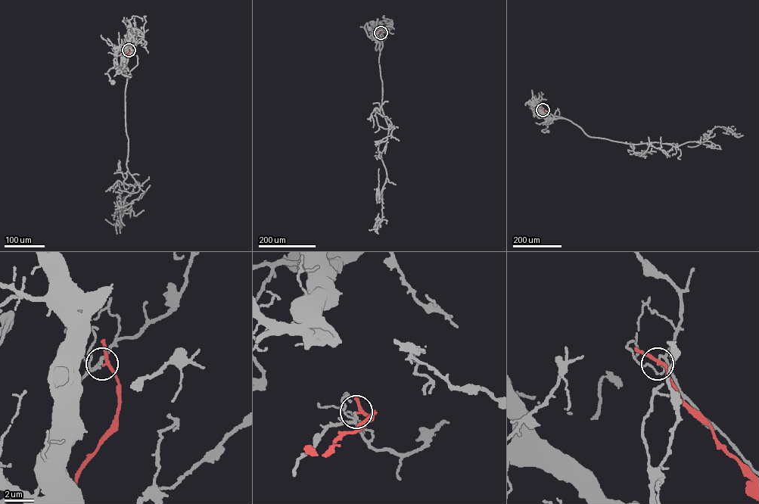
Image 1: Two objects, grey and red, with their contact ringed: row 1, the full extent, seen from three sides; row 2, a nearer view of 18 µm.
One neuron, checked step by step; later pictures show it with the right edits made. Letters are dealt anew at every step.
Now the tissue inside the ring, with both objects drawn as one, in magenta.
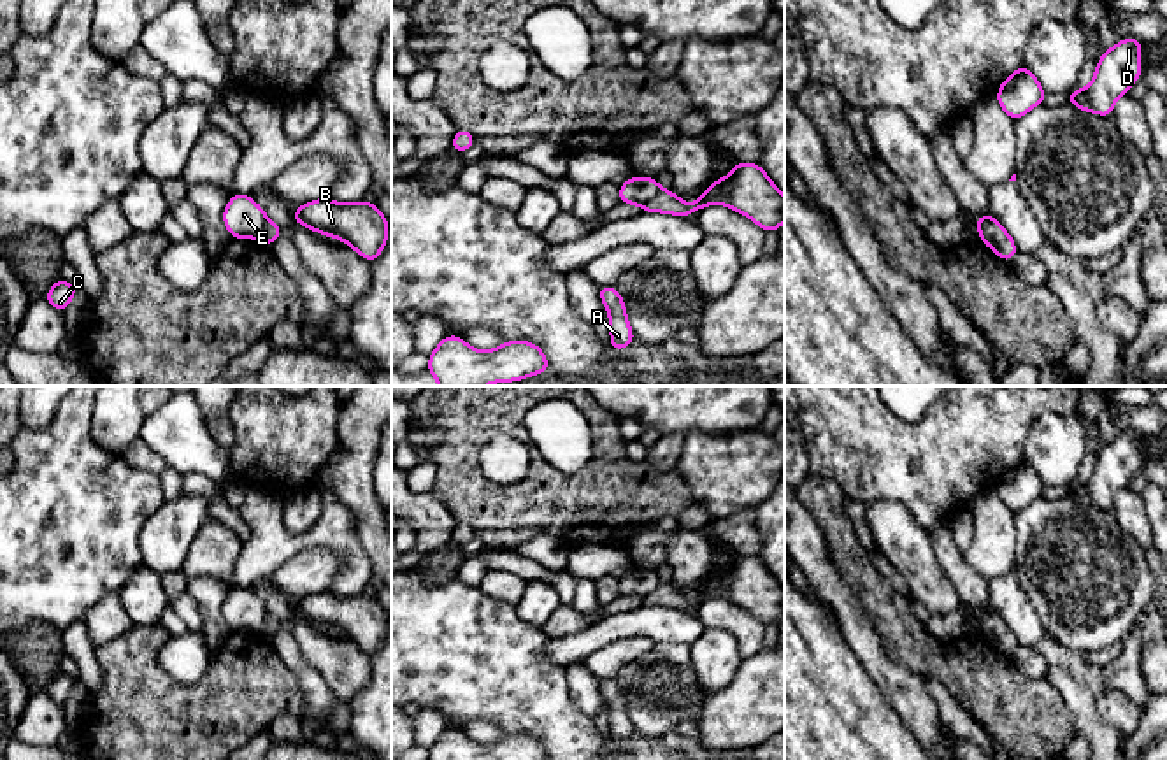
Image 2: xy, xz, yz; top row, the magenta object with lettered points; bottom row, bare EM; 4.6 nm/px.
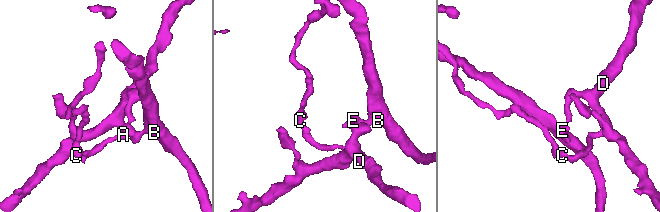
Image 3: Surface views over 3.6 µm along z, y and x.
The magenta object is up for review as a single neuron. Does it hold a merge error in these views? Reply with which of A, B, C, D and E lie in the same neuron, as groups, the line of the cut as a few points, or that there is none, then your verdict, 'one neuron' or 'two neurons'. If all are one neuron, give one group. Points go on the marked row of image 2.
A C D E / B; cut in xz along (660, 188), (641, 206); two neurons

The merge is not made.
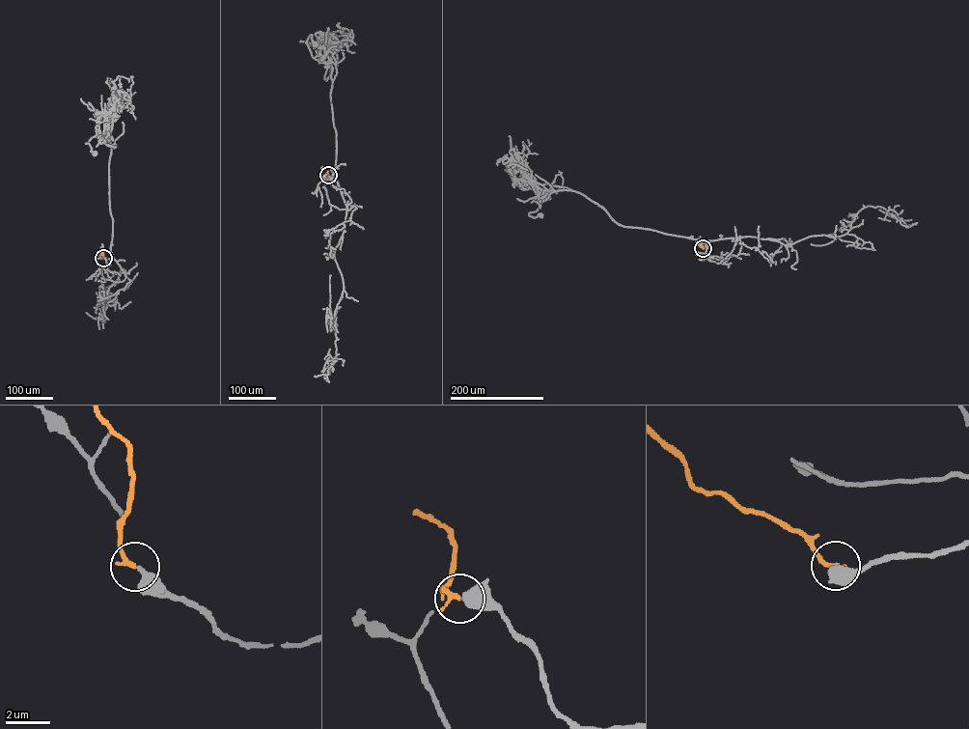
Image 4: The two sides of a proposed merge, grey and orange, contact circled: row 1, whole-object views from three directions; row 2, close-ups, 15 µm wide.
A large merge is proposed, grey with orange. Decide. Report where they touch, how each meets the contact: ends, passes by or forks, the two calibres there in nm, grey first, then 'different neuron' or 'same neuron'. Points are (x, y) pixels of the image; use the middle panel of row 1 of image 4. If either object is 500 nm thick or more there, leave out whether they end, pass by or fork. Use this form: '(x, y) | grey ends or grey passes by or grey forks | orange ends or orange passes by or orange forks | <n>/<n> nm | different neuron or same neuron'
(328, 175) | grey ends | orange ends | 400/220 nm | same neuron

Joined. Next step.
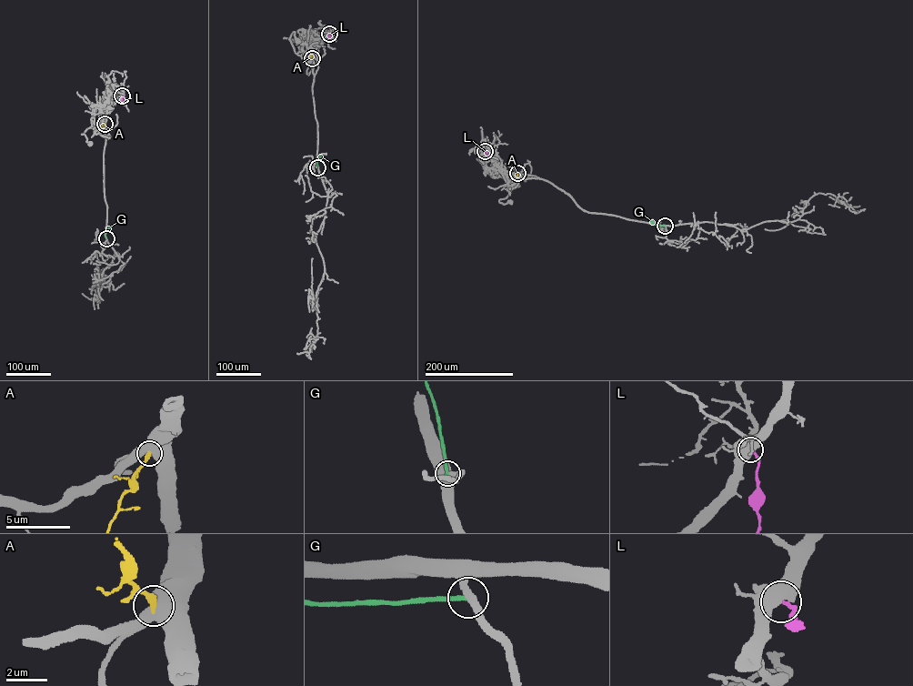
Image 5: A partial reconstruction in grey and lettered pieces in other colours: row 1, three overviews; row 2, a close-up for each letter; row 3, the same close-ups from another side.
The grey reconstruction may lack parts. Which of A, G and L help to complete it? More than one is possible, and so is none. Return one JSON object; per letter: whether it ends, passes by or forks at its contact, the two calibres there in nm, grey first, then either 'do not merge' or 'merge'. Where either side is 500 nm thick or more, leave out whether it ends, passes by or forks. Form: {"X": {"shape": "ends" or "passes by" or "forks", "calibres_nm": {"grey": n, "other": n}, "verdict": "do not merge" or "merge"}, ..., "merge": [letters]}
{"A": {"calibres_nm": {"grey": 650, "other": 280}, "verdict": "do not merge"}, "G": {"shape": "ends", "calibres_nm": {"grey": 320, "other": 220}, "verdict": "do not merge"}, "L": {"calibres_nm": {"grey": 550, "other": 180}, "verdict": "do not merge"}, "merge": []}

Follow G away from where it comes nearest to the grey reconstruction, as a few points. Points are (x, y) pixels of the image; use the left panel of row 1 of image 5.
G: (106, 238), (108, 227)

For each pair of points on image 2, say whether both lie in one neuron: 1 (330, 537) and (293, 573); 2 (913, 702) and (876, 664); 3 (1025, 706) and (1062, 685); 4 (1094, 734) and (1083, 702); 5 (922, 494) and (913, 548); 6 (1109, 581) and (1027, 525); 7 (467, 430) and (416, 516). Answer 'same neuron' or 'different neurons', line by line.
1: different neurons
2: same neuron
3: different neurons
4: same neuron
5: different neurons
6: same neuron
7: different neurons

